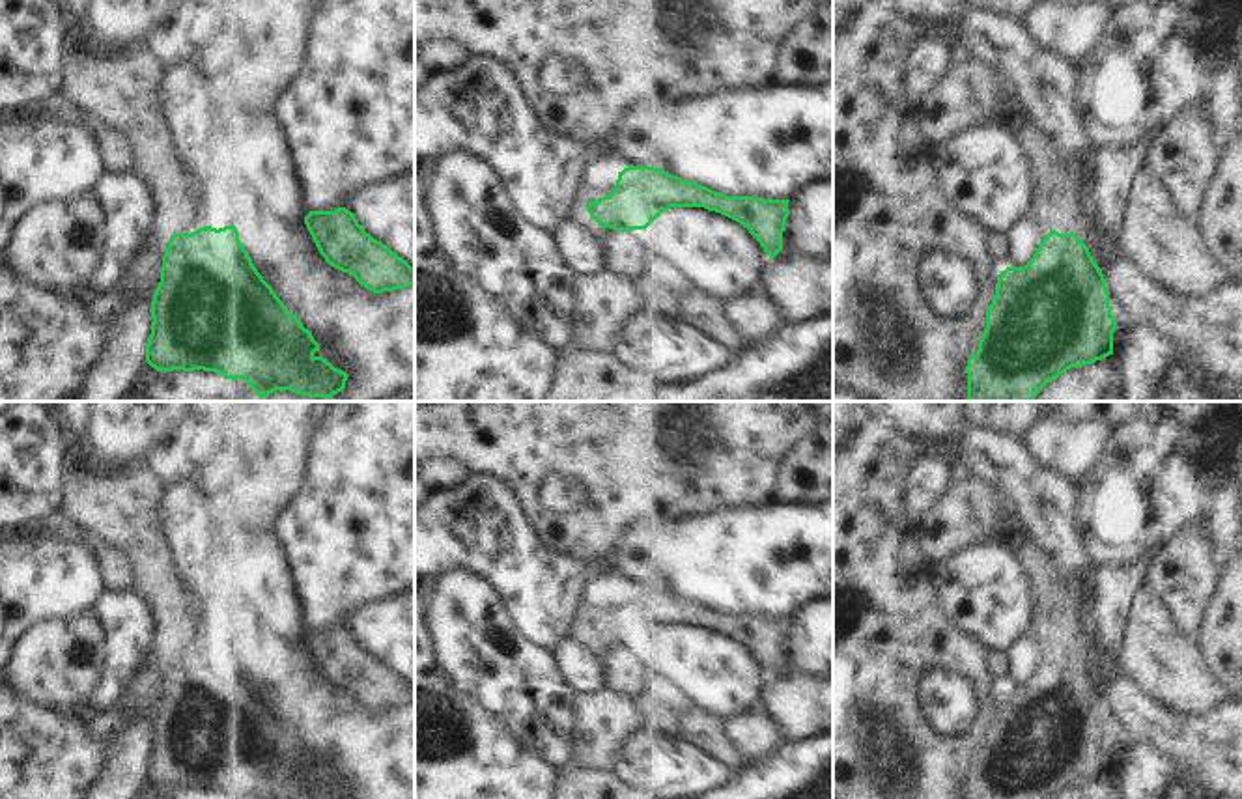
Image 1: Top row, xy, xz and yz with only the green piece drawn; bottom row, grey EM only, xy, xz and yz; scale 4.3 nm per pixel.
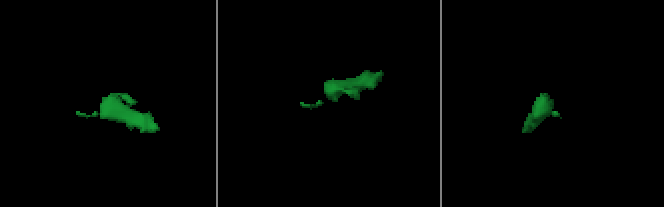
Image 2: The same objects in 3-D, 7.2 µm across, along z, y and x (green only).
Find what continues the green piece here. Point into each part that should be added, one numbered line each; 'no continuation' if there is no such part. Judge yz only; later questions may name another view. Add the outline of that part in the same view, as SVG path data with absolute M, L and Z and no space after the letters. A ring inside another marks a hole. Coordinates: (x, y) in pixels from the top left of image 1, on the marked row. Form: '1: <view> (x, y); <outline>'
1: yz (1061, 198); M1051 147L1038 153L1038 166L1040 175L1031 190L1027 218L1059 233L1076 233L1094 220L1093 157L1070 159Z

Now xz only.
no continuation

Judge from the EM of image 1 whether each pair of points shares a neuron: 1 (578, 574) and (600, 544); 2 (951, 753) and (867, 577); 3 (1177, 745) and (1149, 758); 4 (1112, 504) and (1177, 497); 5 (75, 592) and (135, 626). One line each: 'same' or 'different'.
1: different
2: same
3: different
4: same
5: different

